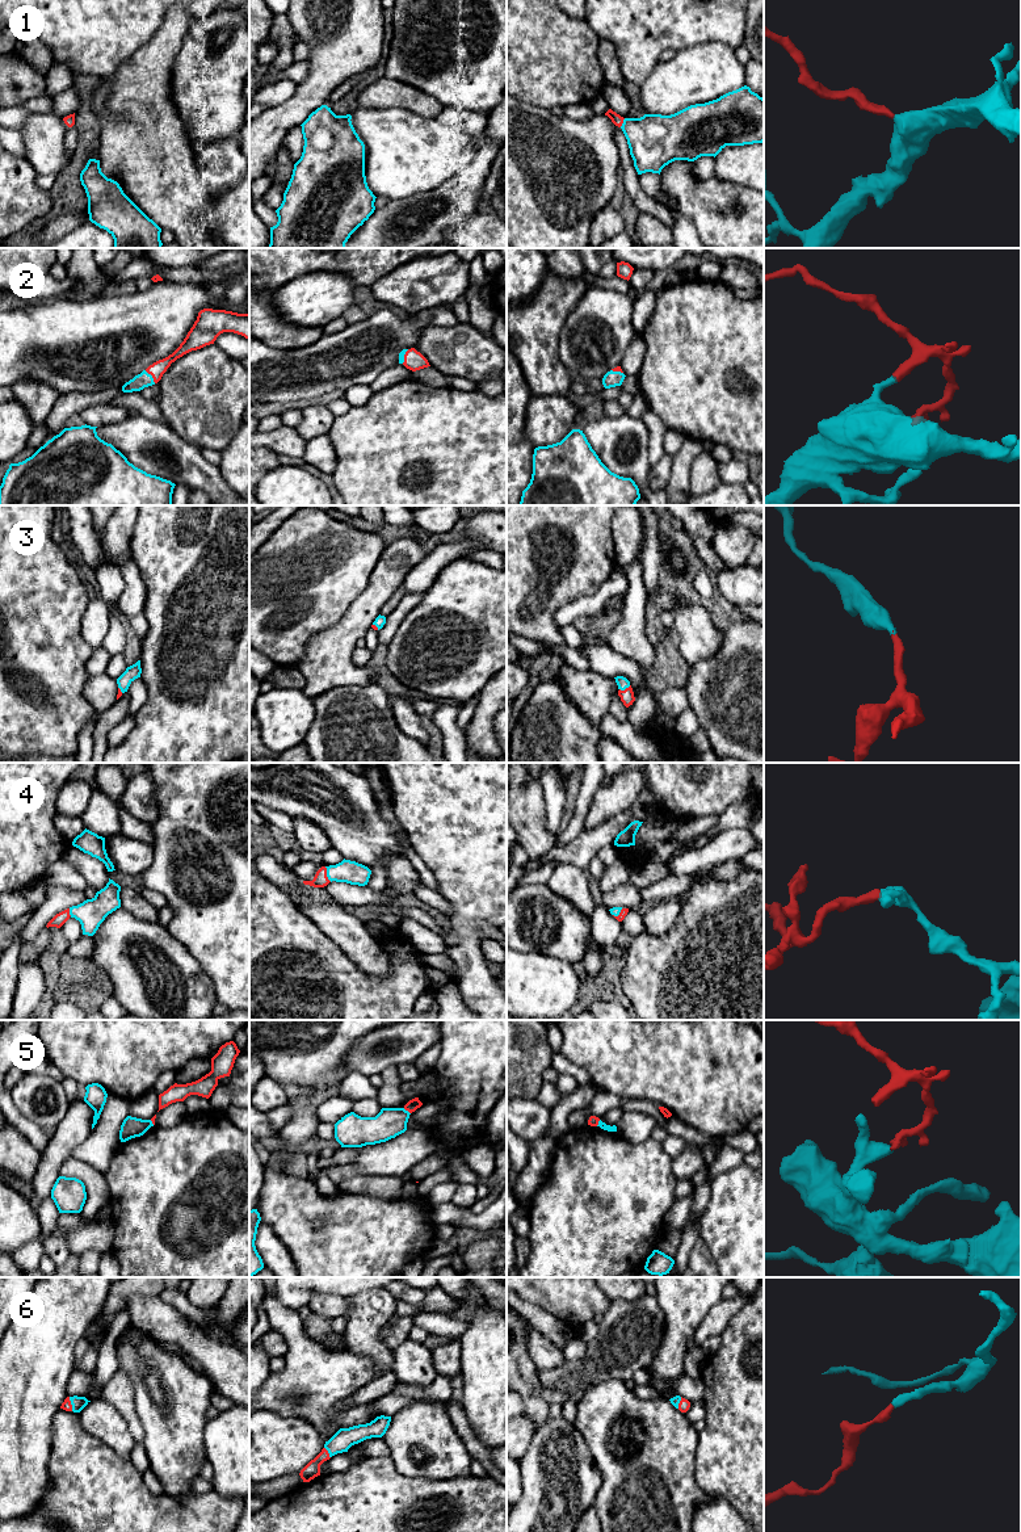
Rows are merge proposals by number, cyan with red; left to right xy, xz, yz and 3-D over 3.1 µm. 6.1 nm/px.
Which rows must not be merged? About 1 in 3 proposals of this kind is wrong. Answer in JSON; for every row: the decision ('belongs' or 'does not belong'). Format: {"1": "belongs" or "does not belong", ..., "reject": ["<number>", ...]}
{"1": "belongs", "2": "belongs", "3": "belongs", "4": "belongs", "5": "does not belong", "6": "belongs", "reject": ["5"]}

